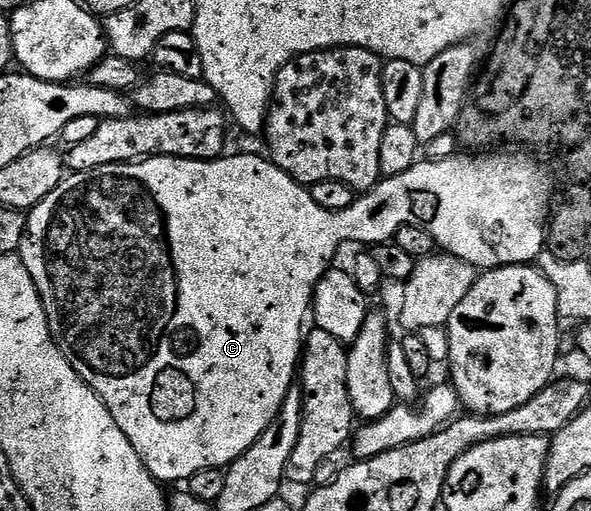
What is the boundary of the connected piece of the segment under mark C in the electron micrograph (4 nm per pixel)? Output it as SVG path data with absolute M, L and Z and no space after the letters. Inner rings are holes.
M496 150L491 154L464 154L468 156L457 154L445 160L418 162L414 167L402 174L383 177L379 184L373 186L368 192L363 193L349 208L342 210L339 214L334 210L322 210L322 206L318 206L318 202L314 202L311 191L305 185L299 184L290 174L286 174L286 170L282 170L279 166L273 164L271 159L265 158L263 155L260 157L231 156L231 154L225 154L219 160L187 160L181 156L150 156L146 160L138 160L131 164L111 164L110 166L102 166L101 168L91 168L88 172L73 172L65 175L59 186L45 200L40 201L35 208L27 213L24 243L20 245L18 255L24 261L26 270L30 270L30 278L34 278L34 286L42 298L42 306L46 310L46 318L48 319L50 334L54 338L54 342L60 347L62 354L70 362L70 366L74 366L77 374L96 391L98 398L102 398L106 410L110 410L114 422L118 422L118 430L122 430L122 434L126 434L126 438L130 438L130 446L134 446L134 450L138 454L138 458L142 458L146 470L150 470L152 477L161 482L167 482L167 480L186 482L194 474L198 474L207 468L227 469L229 464L233 464L242 454L246 454L246 450L250 450L250 446L254 446L254 442L258 442L258 438L266 430L266 426L270 426L272 419L279 414L280 407L284 405L286 394L294 387L294 381L298 376L298 365L302 359L302 341L306 335L304 319L307 321L310 316L312 291L316 289L320 279L325 276L330 265L335 261L332 259L335 258L336 251L343 246L343 240L348 244L368 244L367 246L375 246L389 243L402 226L422 226L422 230L426 230L430 234L430 238L436 240L437 249L443 250L449 256L456 256L460 260L470 262L478 270L508 268L511 264L531 265L536 257L545 251L546 229L550 223L550 209L554 204L554 196L552 200L552 186L548 178L548 172L546 169L540 168L538 161L531 160L528 157L531 155L507 156L504 152L507 151Z

